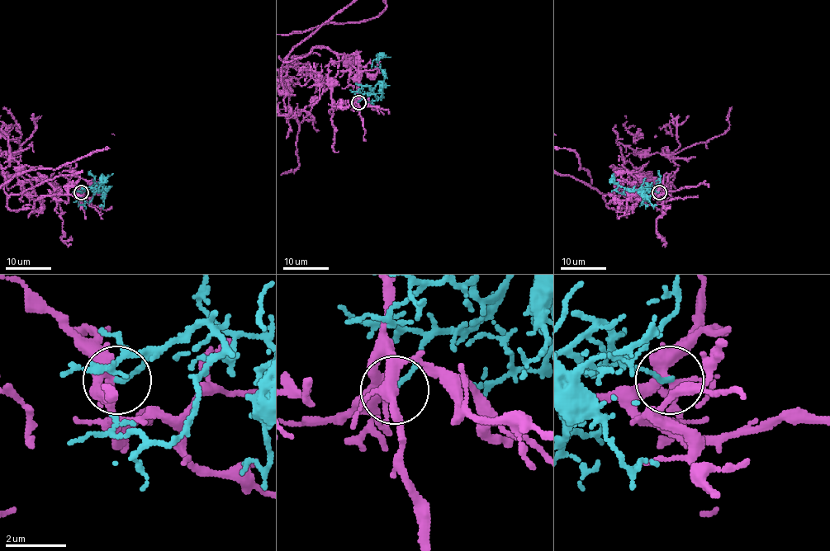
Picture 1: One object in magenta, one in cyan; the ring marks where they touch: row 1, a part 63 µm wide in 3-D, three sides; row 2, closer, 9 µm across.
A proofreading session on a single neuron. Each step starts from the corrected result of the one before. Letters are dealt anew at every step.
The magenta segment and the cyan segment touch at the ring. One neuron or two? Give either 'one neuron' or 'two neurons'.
one neuron

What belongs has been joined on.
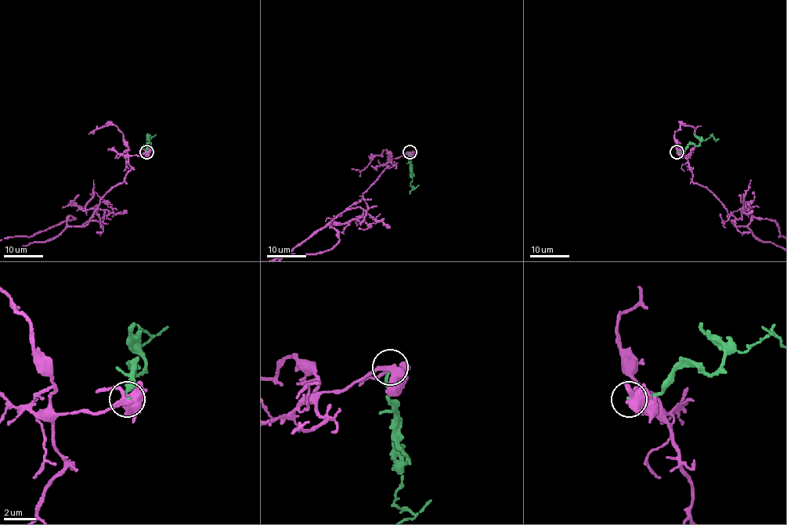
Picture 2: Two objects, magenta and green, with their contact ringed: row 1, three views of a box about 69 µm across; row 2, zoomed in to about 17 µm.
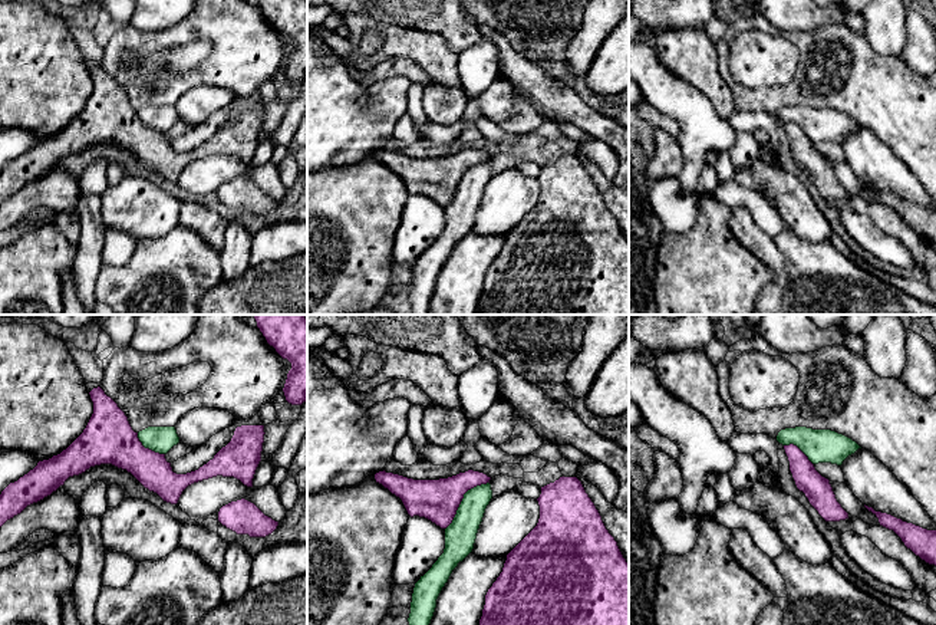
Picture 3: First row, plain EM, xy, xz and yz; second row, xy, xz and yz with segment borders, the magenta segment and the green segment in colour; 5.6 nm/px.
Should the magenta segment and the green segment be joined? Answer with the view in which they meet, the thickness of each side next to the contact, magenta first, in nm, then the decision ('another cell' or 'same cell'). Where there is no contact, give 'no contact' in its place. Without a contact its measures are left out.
meets magenta in xz; 240 nm thick on the magenta side, 180 nm on the other; another cell

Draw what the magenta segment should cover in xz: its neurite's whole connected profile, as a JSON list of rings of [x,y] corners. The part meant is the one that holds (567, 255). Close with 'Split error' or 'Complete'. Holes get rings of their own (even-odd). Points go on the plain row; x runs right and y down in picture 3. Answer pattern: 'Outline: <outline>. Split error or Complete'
Outline: [[[560,155],[541,165],[537,204],[507,233],[502,250],[488,267],[477,315],[629,315],[629,241],[606,207],[599,188],[577,155]]]. Complete

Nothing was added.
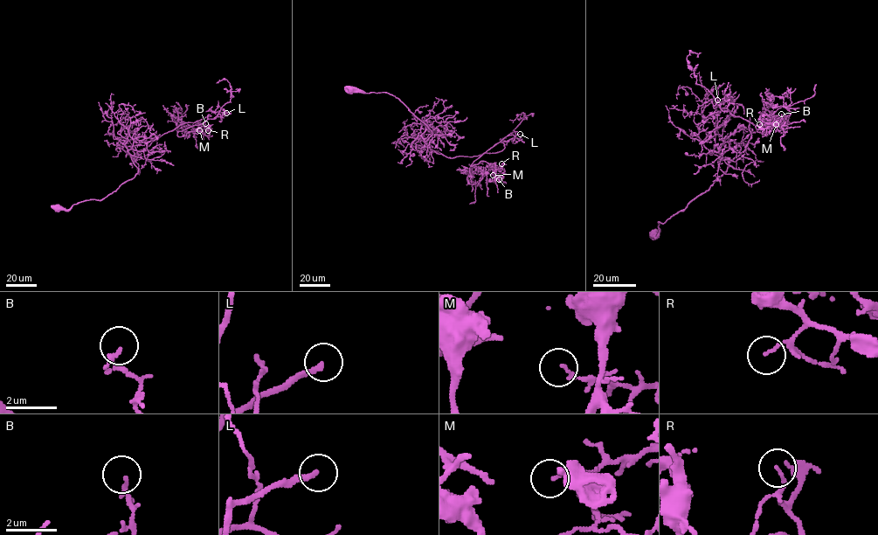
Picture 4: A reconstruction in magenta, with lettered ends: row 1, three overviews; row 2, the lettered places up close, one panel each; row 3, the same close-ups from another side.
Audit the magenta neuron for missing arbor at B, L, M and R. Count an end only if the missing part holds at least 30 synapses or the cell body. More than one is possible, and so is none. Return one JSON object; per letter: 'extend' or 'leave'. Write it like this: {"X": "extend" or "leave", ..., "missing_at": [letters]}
{"B": "leave", "L": "extend", "M": "leave", "R": "leave", "missing_at": ["L"]}

